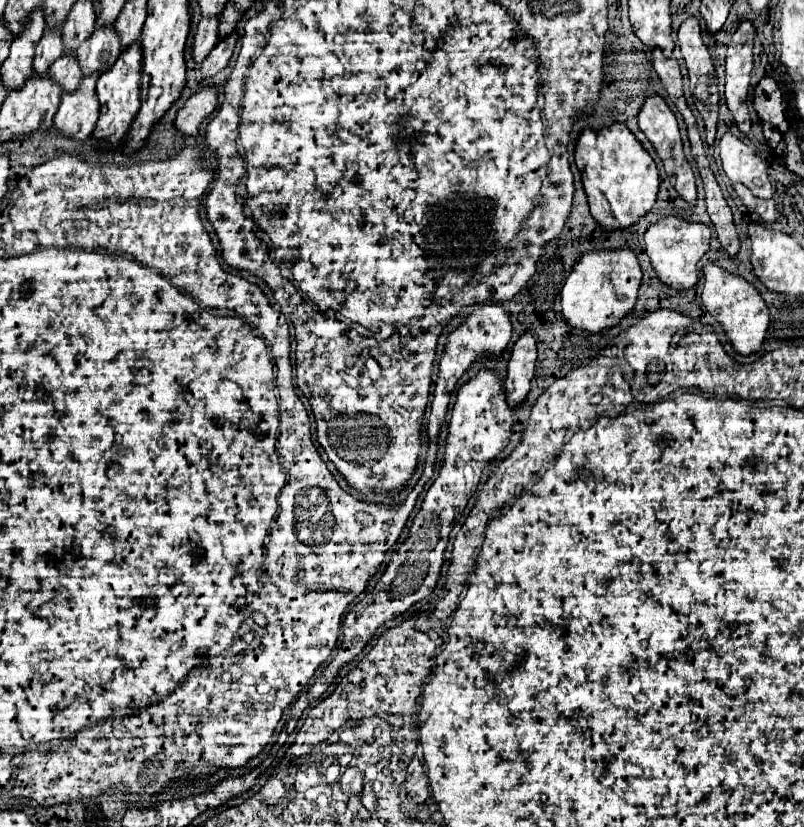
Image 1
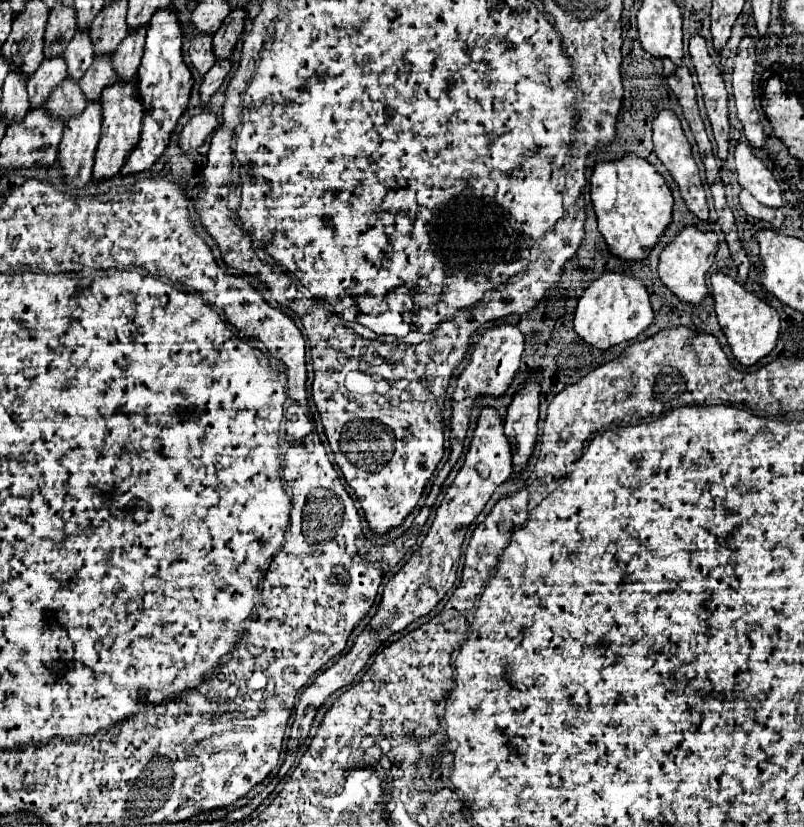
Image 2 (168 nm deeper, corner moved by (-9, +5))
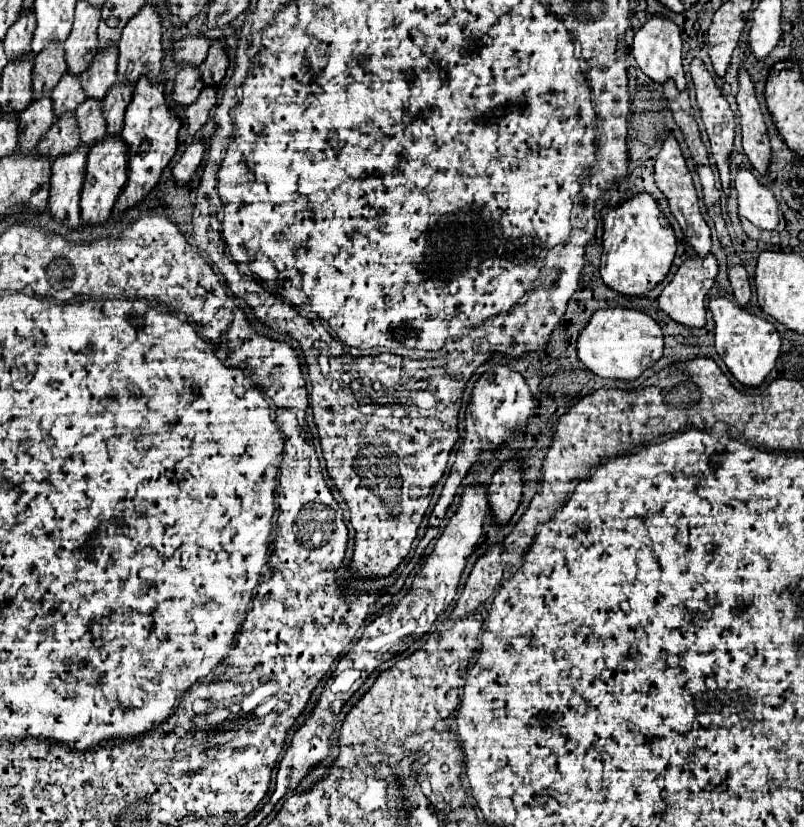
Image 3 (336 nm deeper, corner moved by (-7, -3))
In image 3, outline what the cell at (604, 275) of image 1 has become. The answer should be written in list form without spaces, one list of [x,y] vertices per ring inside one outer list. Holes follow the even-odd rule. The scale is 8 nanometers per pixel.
[[[599,309],[577,339],[577,355],[583,365],[605,379],[635,381],[647,367],[663,357],[661,327],[643,311],[633,309]]]

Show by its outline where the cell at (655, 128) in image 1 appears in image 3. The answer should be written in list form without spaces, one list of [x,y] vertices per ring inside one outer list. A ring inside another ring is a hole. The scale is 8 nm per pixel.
[[[667,137],[667,141],[663,143],[663,149],[661,149],[659,157],[657,157],[657,163],[655,163],[655,185],[665,195],[671,213],[675,215],[677,223],[683,229],[685,241],[697,251],[697,255],[701,259],[705,259],[709,249],[711,249],[711,231],[709,231],[709,225],[701,217],[697,193],[695,193],[695,187],[693,187],[693,181],[691,181],[691,173],[689,173],[689,169],[685,165],[685,159],[681,155],[679,143],[673,137]]]

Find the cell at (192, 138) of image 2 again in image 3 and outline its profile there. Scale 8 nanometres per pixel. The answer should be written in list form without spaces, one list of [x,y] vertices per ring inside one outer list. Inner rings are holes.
[[[195,141],[193,145],[187,147],[187,151],[181,155],[181,159],[175,163],[173,167],[173,179],[179,187],[185,187],[193,181],[193,175],[195,171],[199,169],[201,161],[203,161],[203,155],[205,155],[205,145],[203,141]]]

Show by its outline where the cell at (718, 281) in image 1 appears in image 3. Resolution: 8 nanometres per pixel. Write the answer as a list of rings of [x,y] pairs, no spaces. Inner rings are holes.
[[[713,297],[709,301],[709,311],[715,321],[715,349],[725,361],[727,369],[745,387],[763,385],[765,377],[771,373],[779,357],[781,339],[775,327],[769,321],[747,313],[743,307],[739,307],[727,297]]]

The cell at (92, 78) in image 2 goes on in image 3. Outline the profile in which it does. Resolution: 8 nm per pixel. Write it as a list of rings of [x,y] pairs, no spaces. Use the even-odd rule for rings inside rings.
[[[87,99],[75,111],[81,145],[93,147],[95,143],[105,139],[105,121],[103,121],[103,109],[101,107],[103,107],[101,101]]]

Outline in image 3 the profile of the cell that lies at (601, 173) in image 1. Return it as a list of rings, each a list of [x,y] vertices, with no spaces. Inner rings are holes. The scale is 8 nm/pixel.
[[[635,195],[631,201],[601,211],[603,219],[603,255],[601,279],[603,283],[627,297],[643,297],[655,289],[669,273],[675,257],[675,235],[665,215],[661,215],[657,201],[647,195]]]

